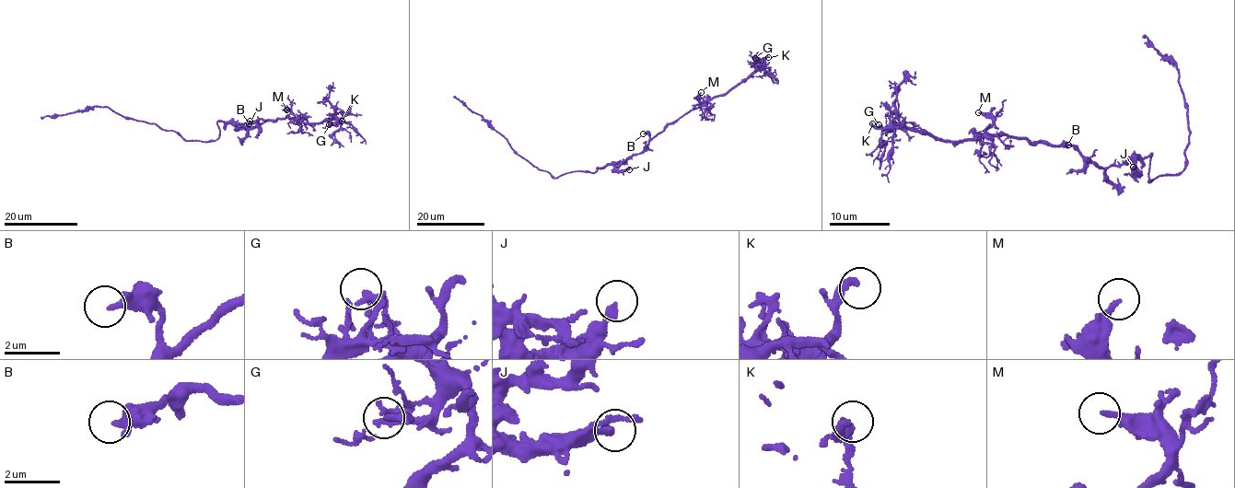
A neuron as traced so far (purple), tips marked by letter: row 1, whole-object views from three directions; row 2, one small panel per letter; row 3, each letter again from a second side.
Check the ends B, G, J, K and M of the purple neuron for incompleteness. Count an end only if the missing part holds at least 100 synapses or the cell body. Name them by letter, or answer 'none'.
K

